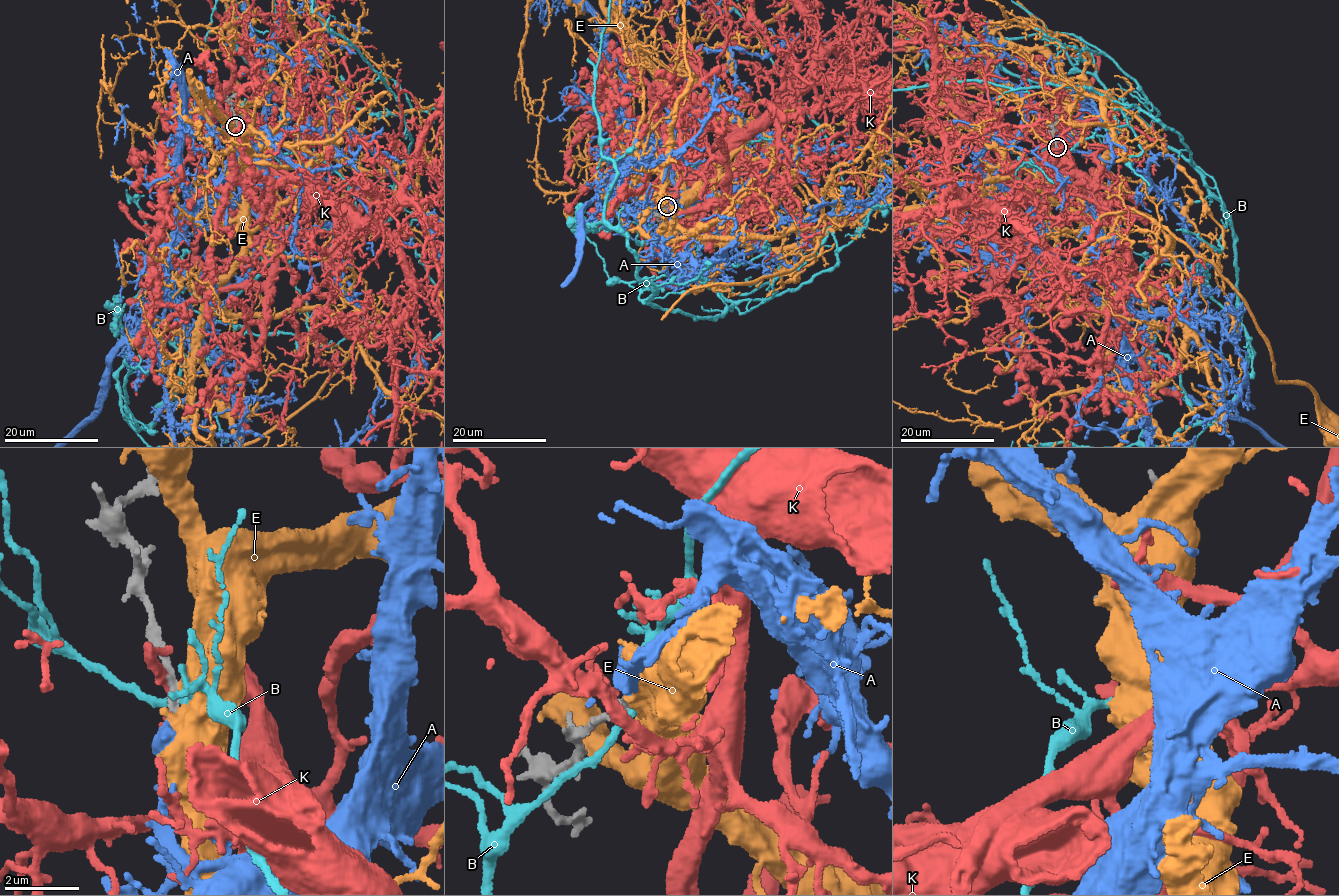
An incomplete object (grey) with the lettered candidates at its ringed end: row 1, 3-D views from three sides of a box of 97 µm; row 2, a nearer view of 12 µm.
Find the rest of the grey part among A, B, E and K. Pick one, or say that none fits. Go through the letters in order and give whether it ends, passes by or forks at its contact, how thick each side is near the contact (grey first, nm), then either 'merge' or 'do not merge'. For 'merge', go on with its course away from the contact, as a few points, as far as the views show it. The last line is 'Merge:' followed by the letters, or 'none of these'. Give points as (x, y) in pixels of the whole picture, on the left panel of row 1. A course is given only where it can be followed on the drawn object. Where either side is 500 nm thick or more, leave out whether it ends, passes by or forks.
A: it passes by; calibres 200 and 360 nm; merge
B: it forks; calibres 280 and 140 nm; do not merge
E: calibres 280 and 850 nm; do not merge
K: it forks; calibres 200 and 190 nm; do not merge
Merge: A

